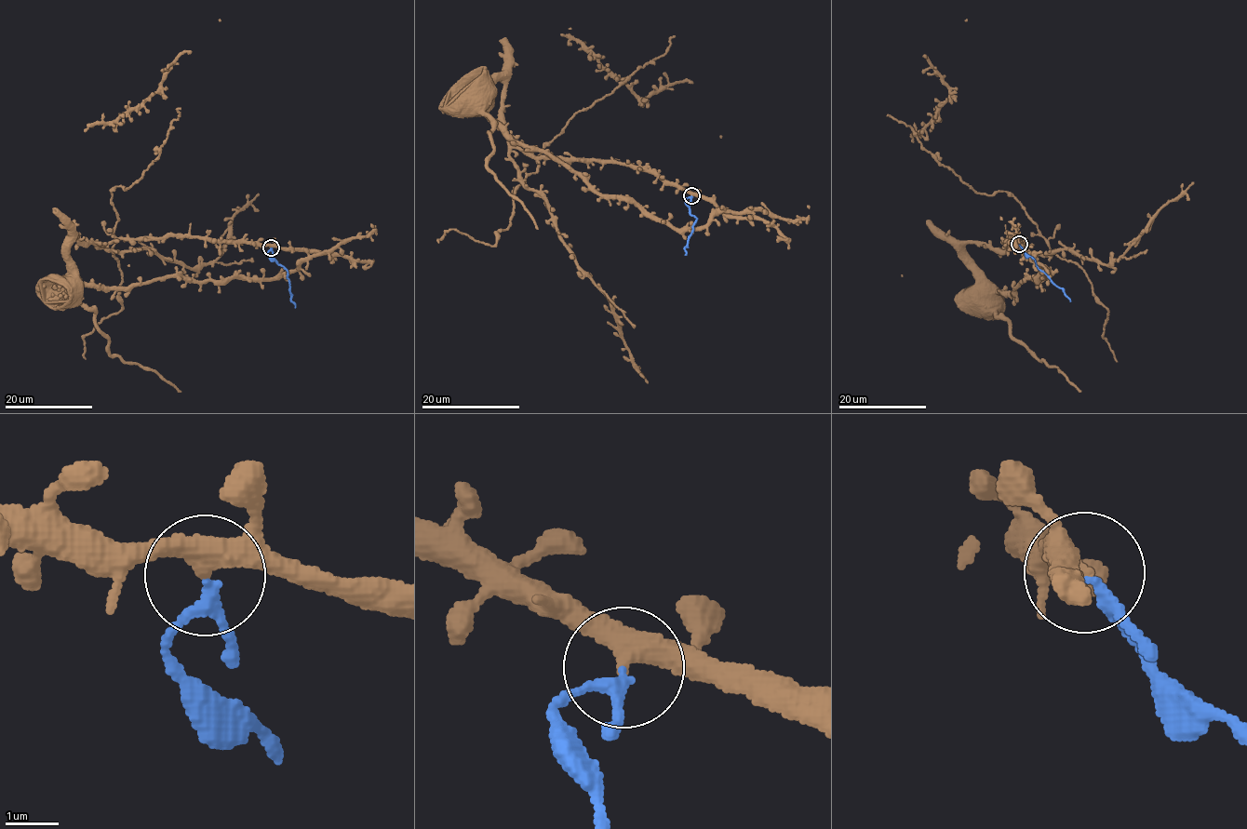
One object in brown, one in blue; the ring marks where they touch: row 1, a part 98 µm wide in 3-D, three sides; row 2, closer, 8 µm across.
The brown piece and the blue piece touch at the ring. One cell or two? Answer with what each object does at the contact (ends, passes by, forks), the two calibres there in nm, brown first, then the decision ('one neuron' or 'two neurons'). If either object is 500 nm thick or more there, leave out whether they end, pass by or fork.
brown passes by | blue passes by | 380/180 nm | two neurons

